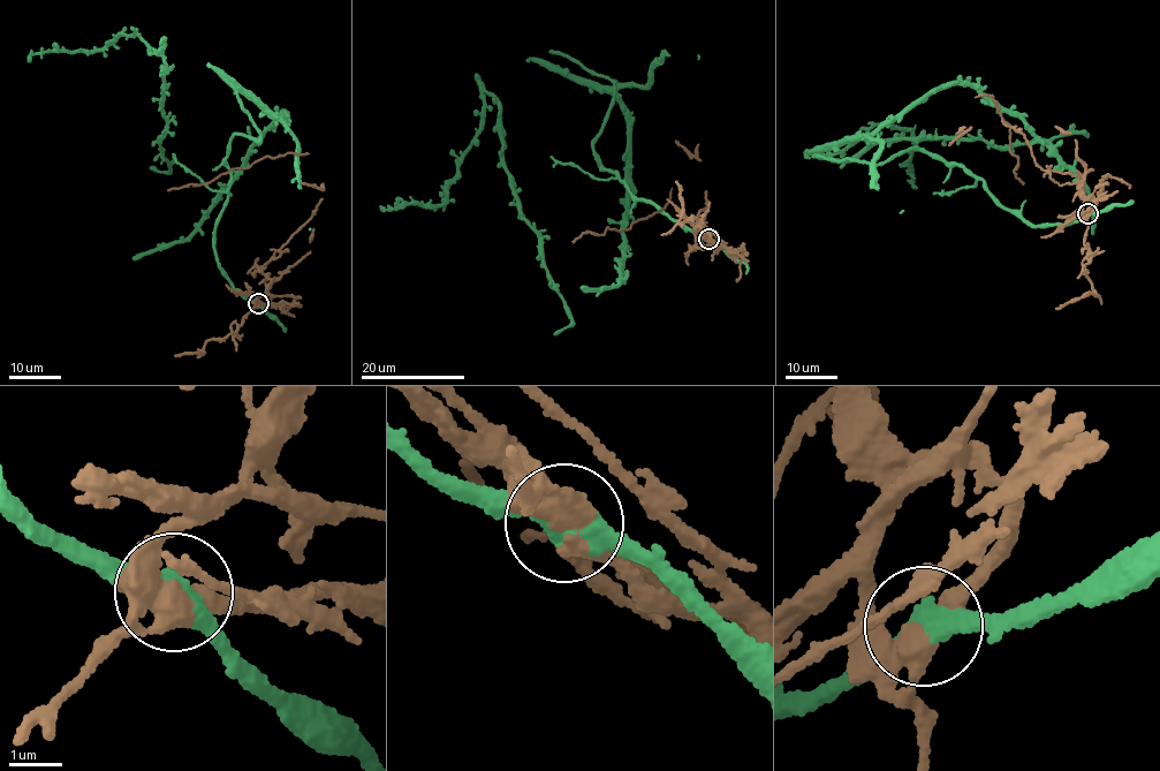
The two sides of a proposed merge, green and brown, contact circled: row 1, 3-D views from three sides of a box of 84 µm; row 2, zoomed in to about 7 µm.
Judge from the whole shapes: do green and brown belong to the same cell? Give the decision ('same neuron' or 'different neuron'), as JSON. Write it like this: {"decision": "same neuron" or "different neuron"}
{"decision": "different neuron"}

